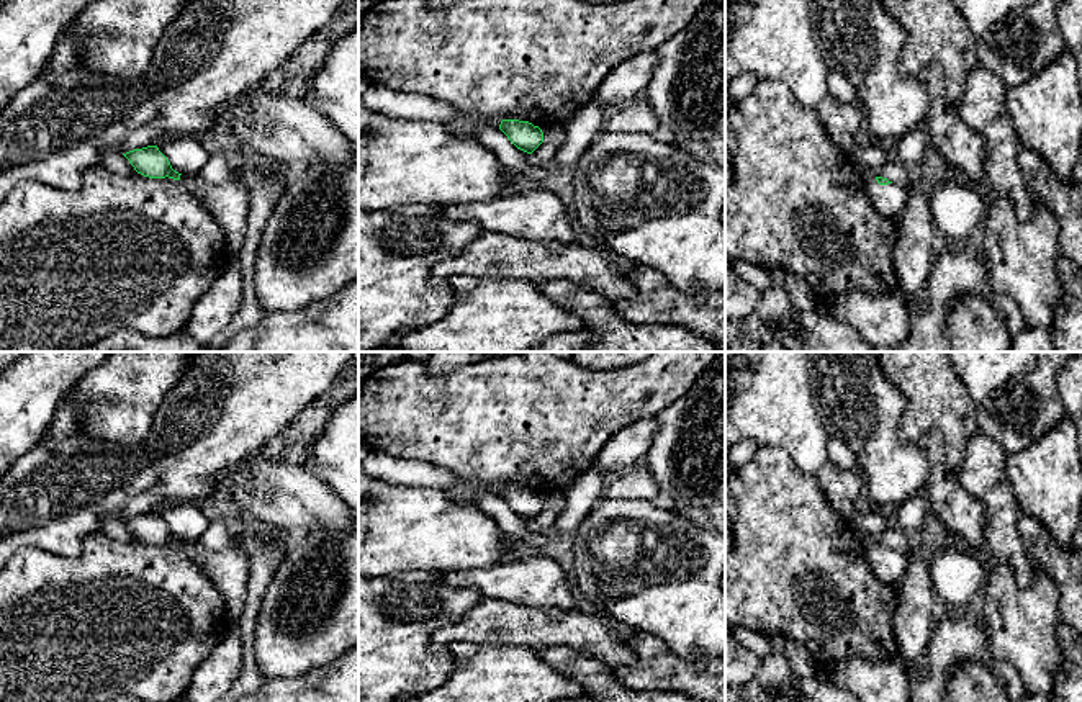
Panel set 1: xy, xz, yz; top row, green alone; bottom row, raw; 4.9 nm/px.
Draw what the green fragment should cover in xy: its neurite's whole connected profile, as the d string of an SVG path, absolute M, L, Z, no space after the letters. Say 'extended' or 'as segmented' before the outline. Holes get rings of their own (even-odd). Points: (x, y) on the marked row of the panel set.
extended; M147 146L123 154L134 170L149 178L180 180L213 214L224 231L229 255L237 255L247 234L250 208L249 187L236 175L224 183L205 182L196 175L175 172L157 146Z

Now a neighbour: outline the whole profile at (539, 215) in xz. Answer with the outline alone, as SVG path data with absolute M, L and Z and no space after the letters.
M545 190L447 205L442 213L452 221L478 224L485 232L517 234L534 241L566 244L575 244L579 237L568 218L566 206L557 195Z

